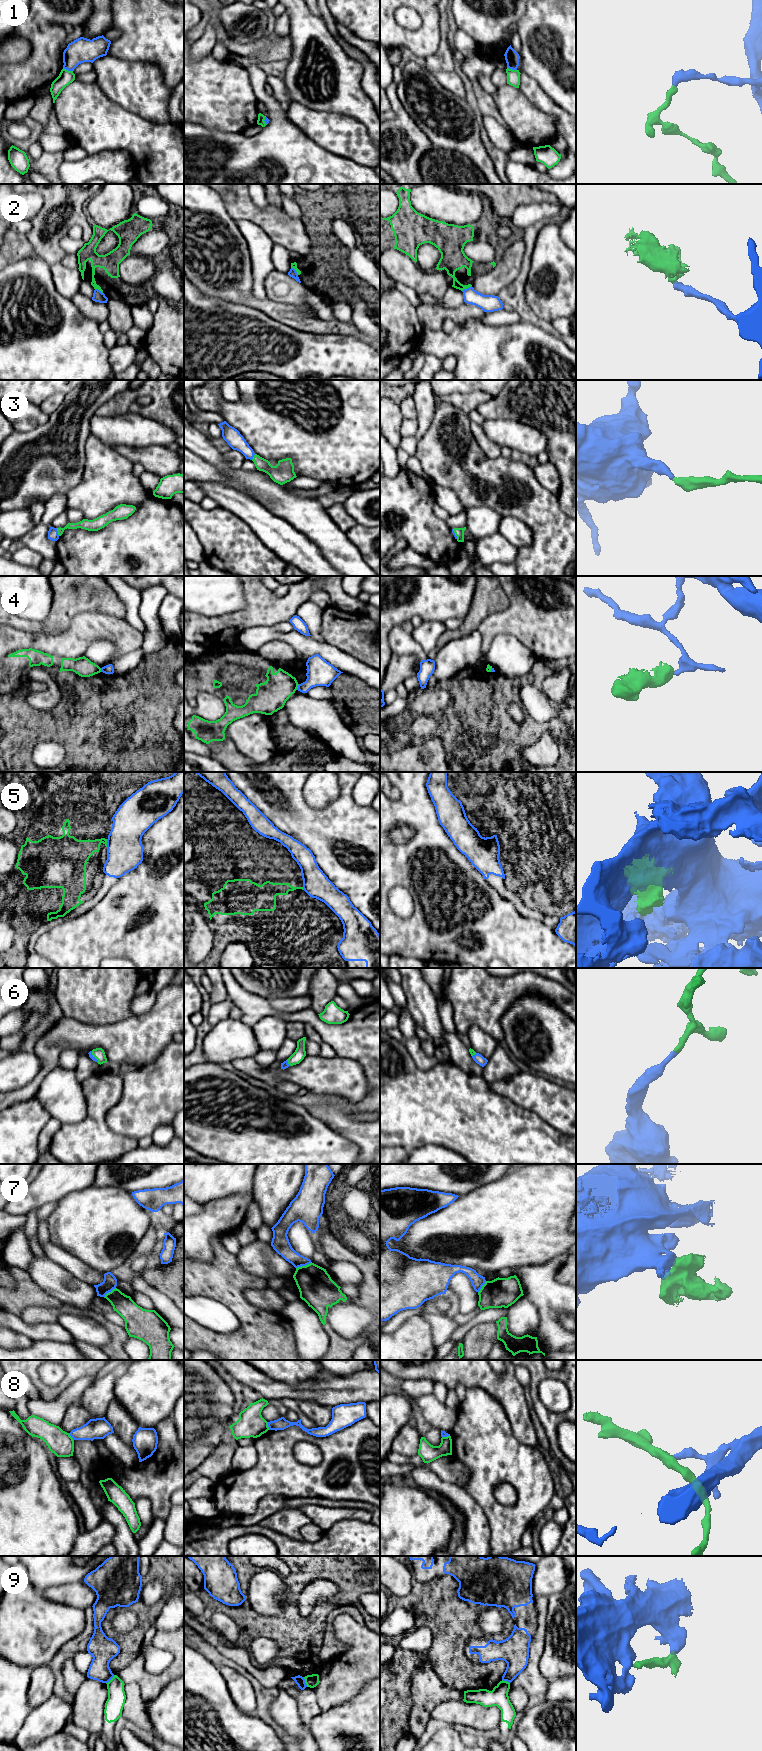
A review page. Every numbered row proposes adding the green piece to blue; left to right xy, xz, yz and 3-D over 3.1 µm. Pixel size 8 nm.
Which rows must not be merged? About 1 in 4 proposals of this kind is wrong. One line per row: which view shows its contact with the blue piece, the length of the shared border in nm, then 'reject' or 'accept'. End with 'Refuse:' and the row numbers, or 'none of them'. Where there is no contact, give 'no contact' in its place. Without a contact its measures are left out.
1: xy | 90 nm | reject
2: yz | 90 nm | reject
3: xy | 70 nm | accept
4: xz | 50 nm | reject
5: xy | 60 nm | accept
6: xy | 110 nm | accept
7: xz | 140 nm | reject
8: xz | 70 nm | reject
9: xz | 90 nm | accept
Refuse: 1, 2, 4, 7, 8

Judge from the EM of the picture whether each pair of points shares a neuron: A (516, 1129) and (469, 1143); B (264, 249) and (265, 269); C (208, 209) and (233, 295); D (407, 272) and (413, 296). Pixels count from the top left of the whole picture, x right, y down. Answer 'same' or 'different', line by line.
A: same
B: same
C: same
D: different

